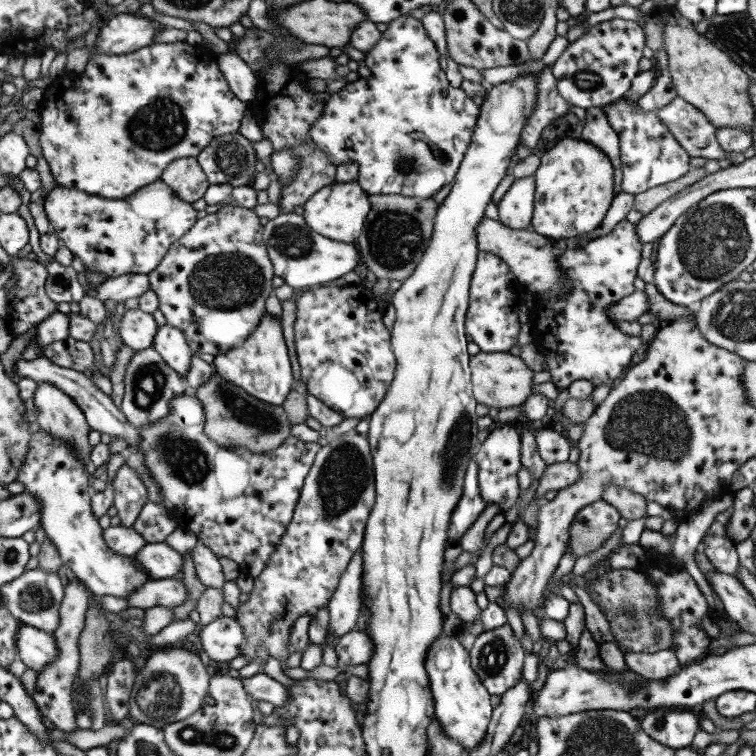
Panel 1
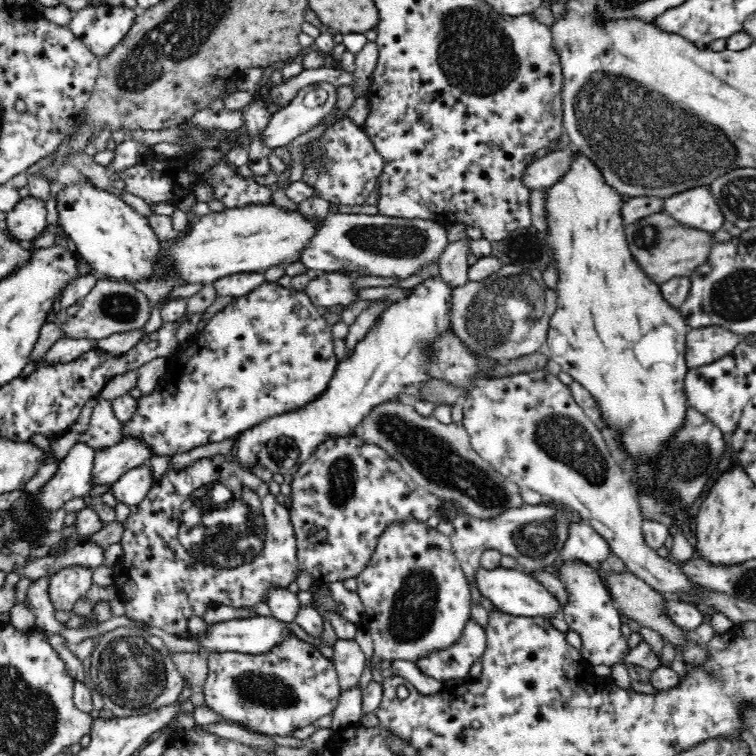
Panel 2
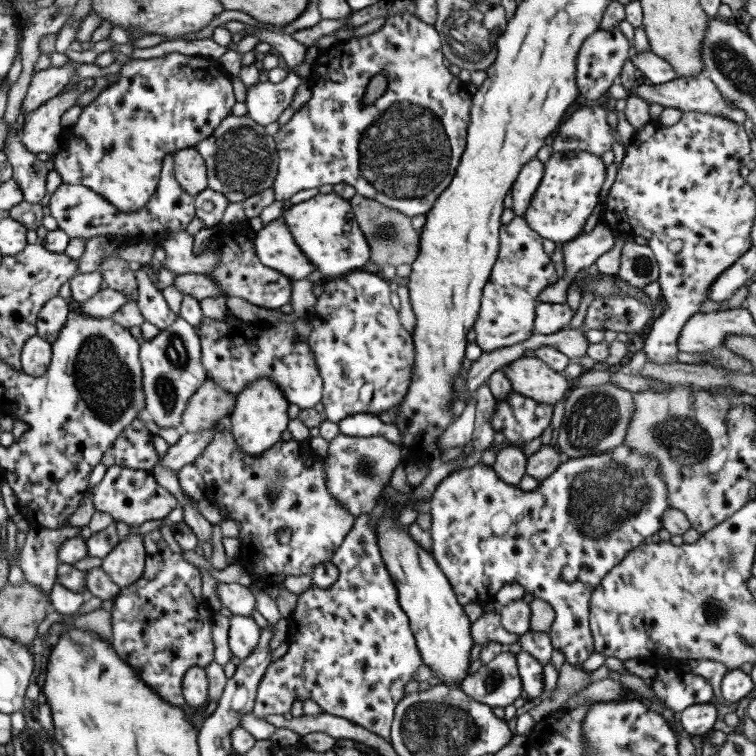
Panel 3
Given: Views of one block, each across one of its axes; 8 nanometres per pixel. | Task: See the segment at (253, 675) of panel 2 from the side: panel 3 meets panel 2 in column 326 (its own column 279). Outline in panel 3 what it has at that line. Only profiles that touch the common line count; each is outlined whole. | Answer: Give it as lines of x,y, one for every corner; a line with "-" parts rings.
360,515
360,517
356,518
350,532
346,534
342,544
332,555
331,561
339,570
336,582
331,584
328,588
320,588
317,584
312,582
304,592
299,594
296,608
293,610
293,616
289,619
289,630
286,638
289,649
282,657
268,665
260,684
258,685
254,709
252,709
252,714
254,714
256,718
264,720
265,717
270,715
284,716
284,714
288,714
288,711
292,710
292,703
295,700
304,702
304,700
311,698
322,708
322,711
327,712
327,714
344,718
349,722
362,726
363,728
366,728
366,730
369,730
369,732
382,737
382,739
386,740
390,745
393,744
392,725
396,704
398,704
398,701
406,694
404,692
404,686
409,680
413,679
413,674
423,662
416,644
416,639
414,638
411,626
409,625
408,615
400,606
399,594
396,590
395,582
392,580
391,574
388,572
387,566
382,558
382,553
380,552
379,544
376,542
374,530
372,530
372,527
367,523
368,517
368,515

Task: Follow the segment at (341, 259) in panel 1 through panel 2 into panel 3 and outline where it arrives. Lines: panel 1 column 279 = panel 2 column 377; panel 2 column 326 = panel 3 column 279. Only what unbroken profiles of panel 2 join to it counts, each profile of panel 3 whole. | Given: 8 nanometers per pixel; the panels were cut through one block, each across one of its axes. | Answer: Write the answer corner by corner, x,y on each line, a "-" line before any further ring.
283,214
257,233
254,250
263,266
280,272
290,280
317,279
316,268
296,246

